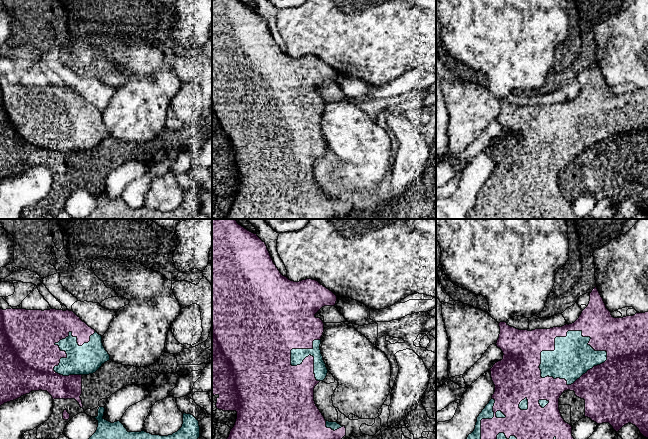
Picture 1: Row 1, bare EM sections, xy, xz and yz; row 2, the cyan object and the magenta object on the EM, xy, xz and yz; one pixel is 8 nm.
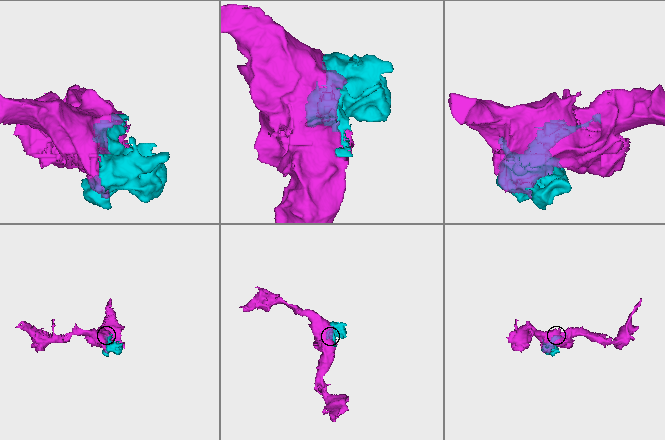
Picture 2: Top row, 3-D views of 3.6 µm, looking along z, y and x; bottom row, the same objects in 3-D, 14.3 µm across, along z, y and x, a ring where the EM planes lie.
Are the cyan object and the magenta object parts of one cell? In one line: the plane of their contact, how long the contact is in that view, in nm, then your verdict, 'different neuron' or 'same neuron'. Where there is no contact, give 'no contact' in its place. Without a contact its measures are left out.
meets cyan in yz; contact 550 nm long; same neuron

